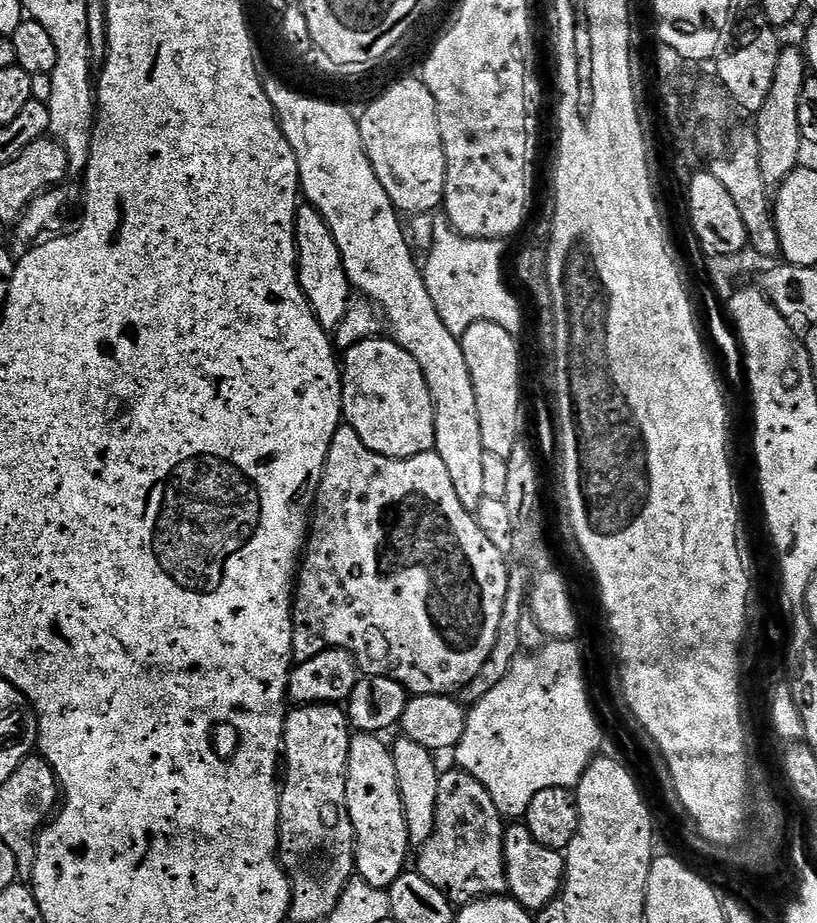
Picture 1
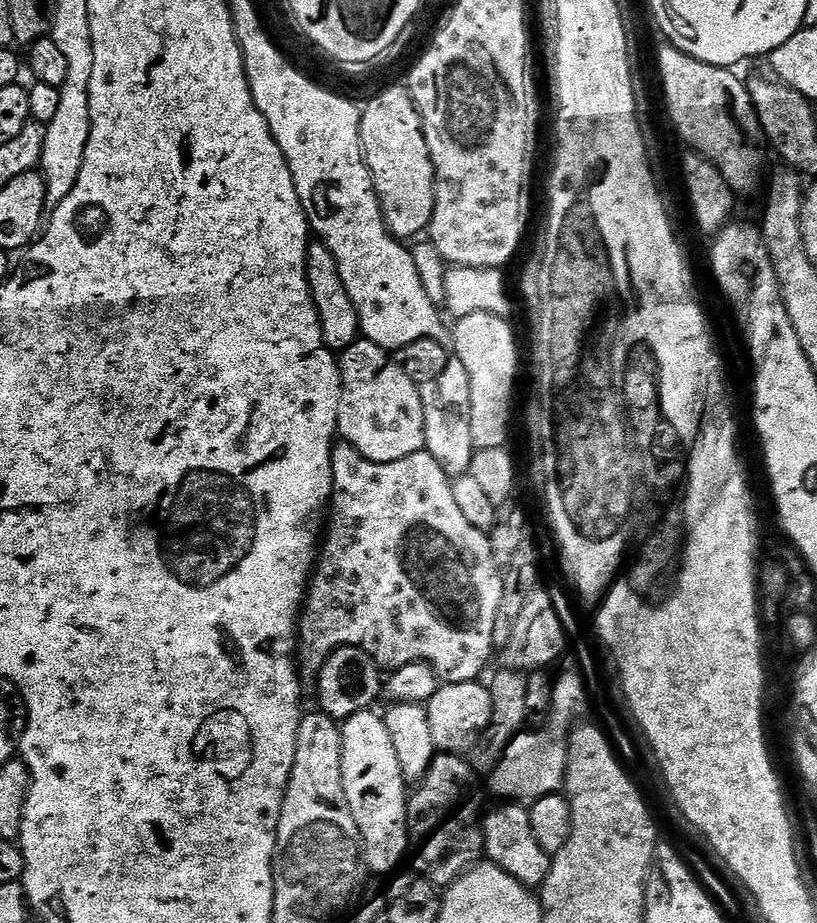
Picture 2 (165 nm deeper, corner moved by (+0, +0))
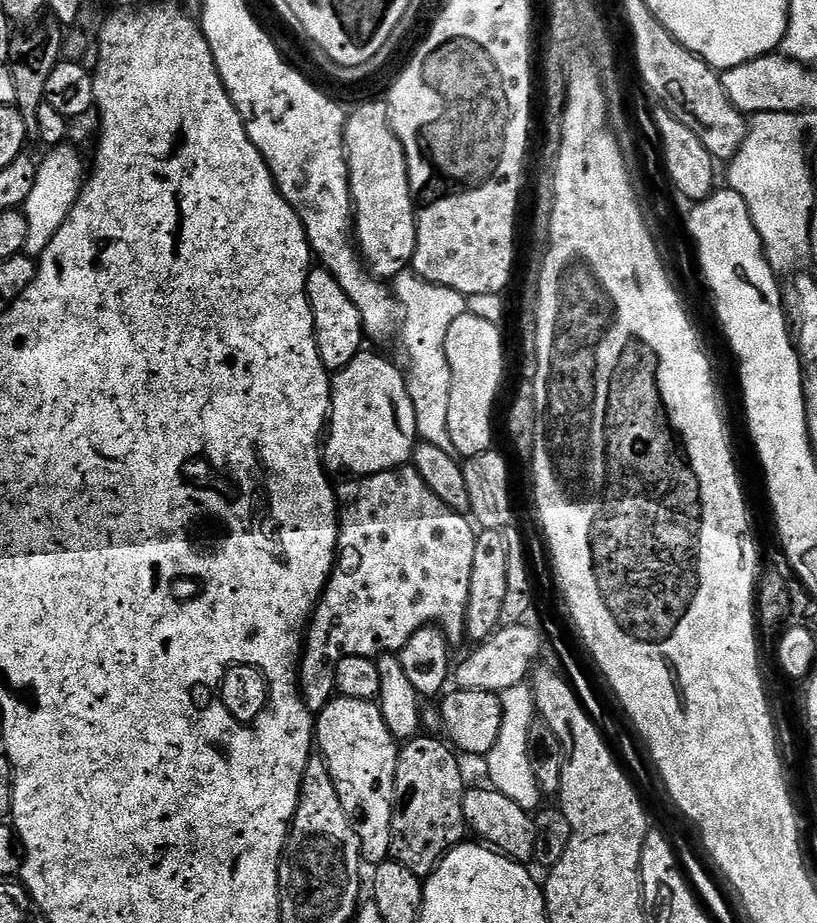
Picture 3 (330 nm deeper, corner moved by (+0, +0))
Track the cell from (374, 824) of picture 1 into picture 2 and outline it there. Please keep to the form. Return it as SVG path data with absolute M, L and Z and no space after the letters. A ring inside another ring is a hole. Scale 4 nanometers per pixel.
M372 710L366 712L355 712L349 720L343 721L340 729L340 737L342 738L342 786L344 787L344 797L350 806L350 814L358 826L358 834L360 835L362 855L364 858L364 867L369 873L377 872L378 875L385 875L384 877L387 877L389 874L395 873L397 869L401 867L399 864L402 863L403 860L405 863L406 857L410 852L408 846L408 797L410 792L405 785L404 779L402 778L402 770L398 770L398 757L394 754L394 745L390 742L390 734L384 725L383 715L376 713L375 716L374 713L375 711Z

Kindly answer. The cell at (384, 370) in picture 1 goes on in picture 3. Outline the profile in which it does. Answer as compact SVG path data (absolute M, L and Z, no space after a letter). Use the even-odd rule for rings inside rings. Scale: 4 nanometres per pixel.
M369 350L361 351L346 367L331 377L332 411L326 428L326 443L322 448L322 459L329 473L348 472L349 477L373 476L405 467L413 459L418 443L414 402L408 393L405 373L400 372L388 360L375 356Z

